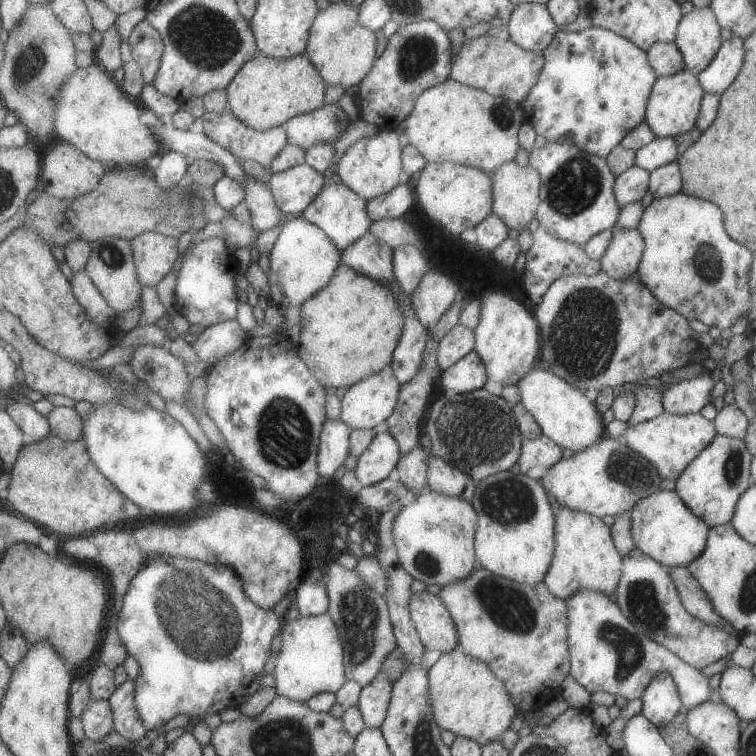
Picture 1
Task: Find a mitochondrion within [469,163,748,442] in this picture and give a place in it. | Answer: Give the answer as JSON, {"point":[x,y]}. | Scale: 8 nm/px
{"point":[582,336]}

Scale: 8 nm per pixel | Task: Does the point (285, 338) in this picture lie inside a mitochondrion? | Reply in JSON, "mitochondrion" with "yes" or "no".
{"mitochondrion":"no"}

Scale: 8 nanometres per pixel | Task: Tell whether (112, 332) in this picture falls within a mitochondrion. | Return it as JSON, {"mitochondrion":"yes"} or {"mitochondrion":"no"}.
{"mitochondrion":"no"}

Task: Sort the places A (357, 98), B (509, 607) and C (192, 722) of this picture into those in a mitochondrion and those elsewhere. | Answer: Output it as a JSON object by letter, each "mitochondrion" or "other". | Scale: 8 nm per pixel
{"A":"other","B":"mitochondrion","C":"other"}

